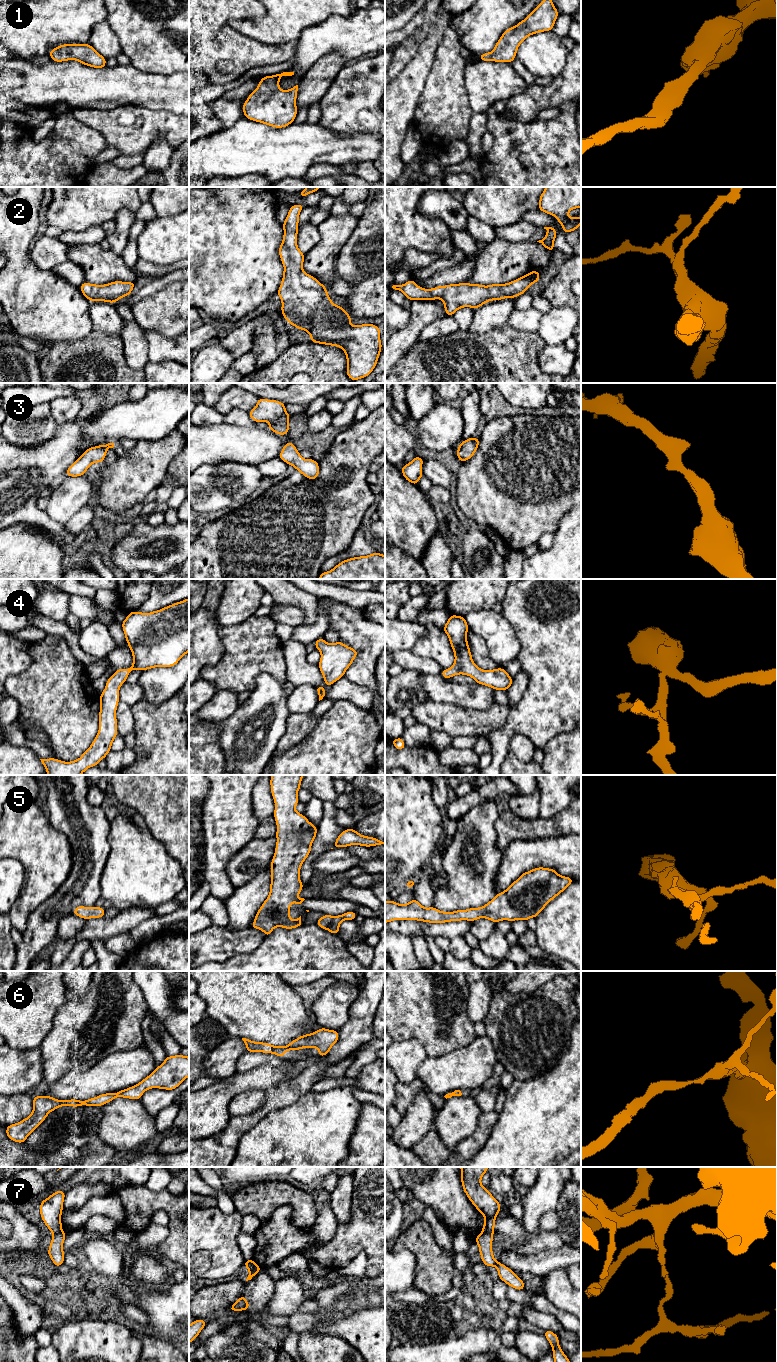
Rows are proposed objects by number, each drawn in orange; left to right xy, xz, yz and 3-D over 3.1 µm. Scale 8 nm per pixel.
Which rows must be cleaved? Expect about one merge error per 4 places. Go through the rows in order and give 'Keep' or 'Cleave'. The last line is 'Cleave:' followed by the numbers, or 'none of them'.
1: Keep
2: Keep
3: Keep
4: Keep
5: Keep
6: Keep
7: Cleave
Cleave: 7

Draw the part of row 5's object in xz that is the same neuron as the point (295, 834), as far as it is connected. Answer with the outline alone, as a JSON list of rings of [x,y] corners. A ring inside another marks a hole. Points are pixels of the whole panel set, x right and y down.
[[[272,775],[270,786],[272,797],[275,802],[274,818],[277,825],[276,848],[273,859],[271,860],[271,883],[270,893],[267,899],[259,908],[253,924],[254,929],[260,929],[265,937],[271,934],[275,927],[293,929],[303,925],[301,916],[296,920],[290,919],[290,904],[301,904],[305,899],[298,899],[301,889],[305,886],[300,882],[300,869],[305,859],[311,852],[311,845],[317,835],[317,826],[310,823],[308,819],[295,810],[299,803],[297,792],[301,789],[301,780],[304,775]]]

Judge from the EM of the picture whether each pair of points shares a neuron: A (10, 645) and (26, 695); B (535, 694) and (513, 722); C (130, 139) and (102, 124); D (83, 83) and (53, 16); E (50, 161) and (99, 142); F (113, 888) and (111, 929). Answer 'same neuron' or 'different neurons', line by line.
A: different neurons
B: same neuron
C: same neuron
D: different neurons
E: same neuron
F: different neurons

